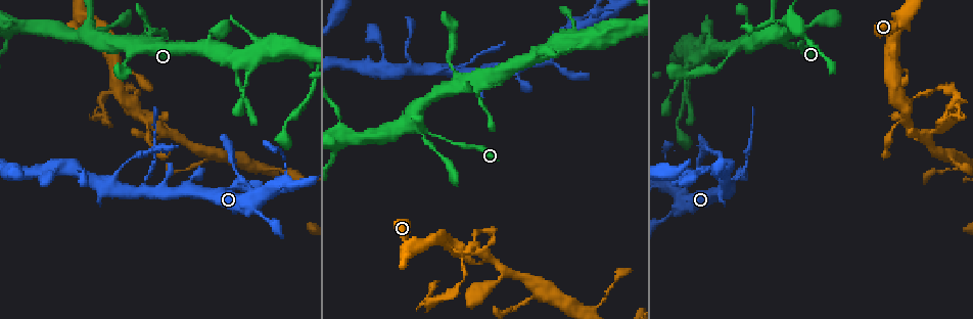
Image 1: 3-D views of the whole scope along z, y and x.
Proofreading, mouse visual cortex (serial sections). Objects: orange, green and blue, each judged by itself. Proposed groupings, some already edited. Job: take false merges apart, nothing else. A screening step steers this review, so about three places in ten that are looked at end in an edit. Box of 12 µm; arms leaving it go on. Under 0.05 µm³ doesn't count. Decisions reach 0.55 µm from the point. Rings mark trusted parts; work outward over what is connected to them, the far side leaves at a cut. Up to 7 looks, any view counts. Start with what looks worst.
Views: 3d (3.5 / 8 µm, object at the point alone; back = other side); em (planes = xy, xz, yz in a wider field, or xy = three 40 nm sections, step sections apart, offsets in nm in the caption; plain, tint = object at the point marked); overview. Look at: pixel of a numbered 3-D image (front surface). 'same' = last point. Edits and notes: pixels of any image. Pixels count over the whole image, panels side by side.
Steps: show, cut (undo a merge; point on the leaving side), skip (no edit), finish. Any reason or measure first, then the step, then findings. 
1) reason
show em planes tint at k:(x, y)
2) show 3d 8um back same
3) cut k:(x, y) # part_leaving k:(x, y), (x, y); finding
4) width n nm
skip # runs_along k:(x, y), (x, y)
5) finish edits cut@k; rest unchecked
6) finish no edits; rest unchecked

thin arm on a thick one
show 3d 3.5um at 1:(250, 195)

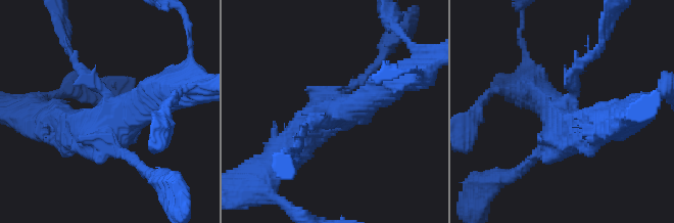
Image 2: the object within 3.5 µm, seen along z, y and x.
arms 4; arm_widths 150, 200, 400, 500 nm; need the tissue
show em planes tint at 2:(562, 109)

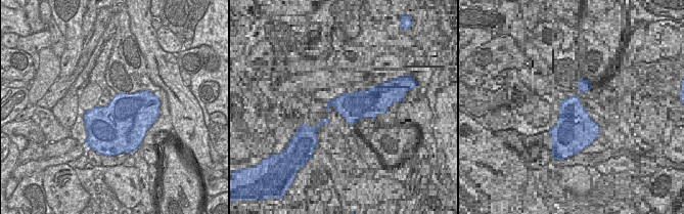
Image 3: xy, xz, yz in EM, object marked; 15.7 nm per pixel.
width 700 nm
skip # runs_along 2:(296, 142), (399, 77); one cell here

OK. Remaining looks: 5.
sharp bend
show 3d 3.5um at 1:(418, 124)

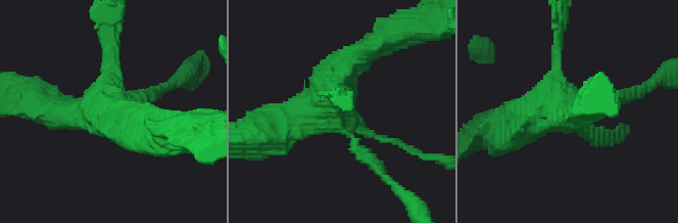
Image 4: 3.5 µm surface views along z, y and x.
skip # runs_along 4:(381, 139), (331, 104), (334, 76), (366, 52); all the same cell

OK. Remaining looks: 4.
arms part here
show 3d 3.5um at 1:(910, 103)

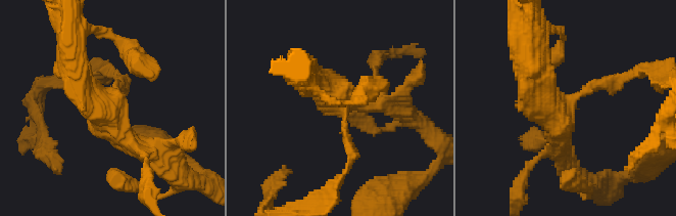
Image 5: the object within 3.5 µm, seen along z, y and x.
arms 3; arm_widths 150, 300, 450 nm
show em xy step 1 tint at 5:(113, 104)

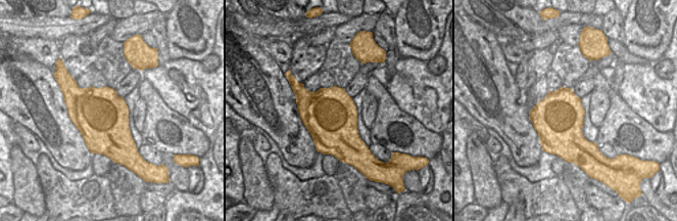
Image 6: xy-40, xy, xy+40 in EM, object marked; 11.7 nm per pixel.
skip # runs_along 5:(73, 60), (116, 130), (157, 155); one cell here

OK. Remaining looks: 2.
finish no edits; rest unchecked

